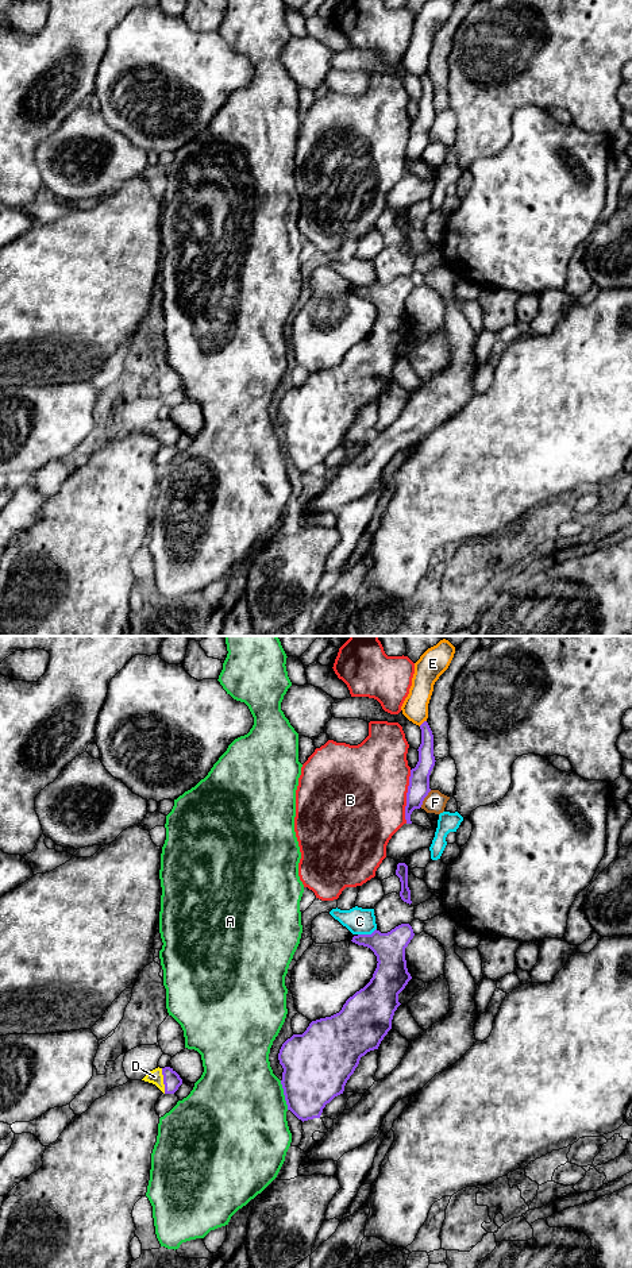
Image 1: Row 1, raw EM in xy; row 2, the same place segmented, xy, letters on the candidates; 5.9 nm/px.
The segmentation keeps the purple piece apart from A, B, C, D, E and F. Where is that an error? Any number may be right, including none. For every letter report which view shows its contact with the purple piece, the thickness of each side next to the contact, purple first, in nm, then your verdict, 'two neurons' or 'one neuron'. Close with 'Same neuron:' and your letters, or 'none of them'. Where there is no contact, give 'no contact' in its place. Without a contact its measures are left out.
A: xy | 400/500 nm | two neurons
B: xy | 130/500 nm | two neurons
C: xy | 190/160 nm | two neurons
D: xy | 110/90 nm | one neuron
E: xy | 100/160 nm | two neurons
F: xy | 130/130 nm | two neurons
Same neuron: D

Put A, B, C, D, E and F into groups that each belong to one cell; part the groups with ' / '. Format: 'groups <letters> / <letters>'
groups A / B / C / D / E / F

